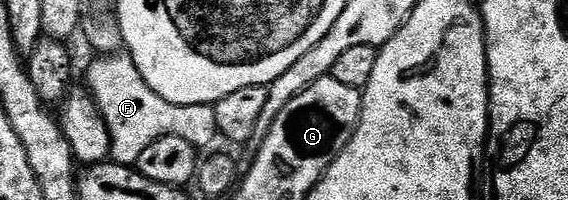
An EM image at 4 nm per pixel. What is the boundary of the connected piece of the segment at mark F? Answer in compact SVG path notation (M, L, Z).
M127 52L99 56L87 70L86 85L96 100L101 118L107 124L110 159L121 166L136 165L148 144L163 136L177 136L198 150L216 139L217 125L212 105L173 105L163 100L143 80L138 66Z

